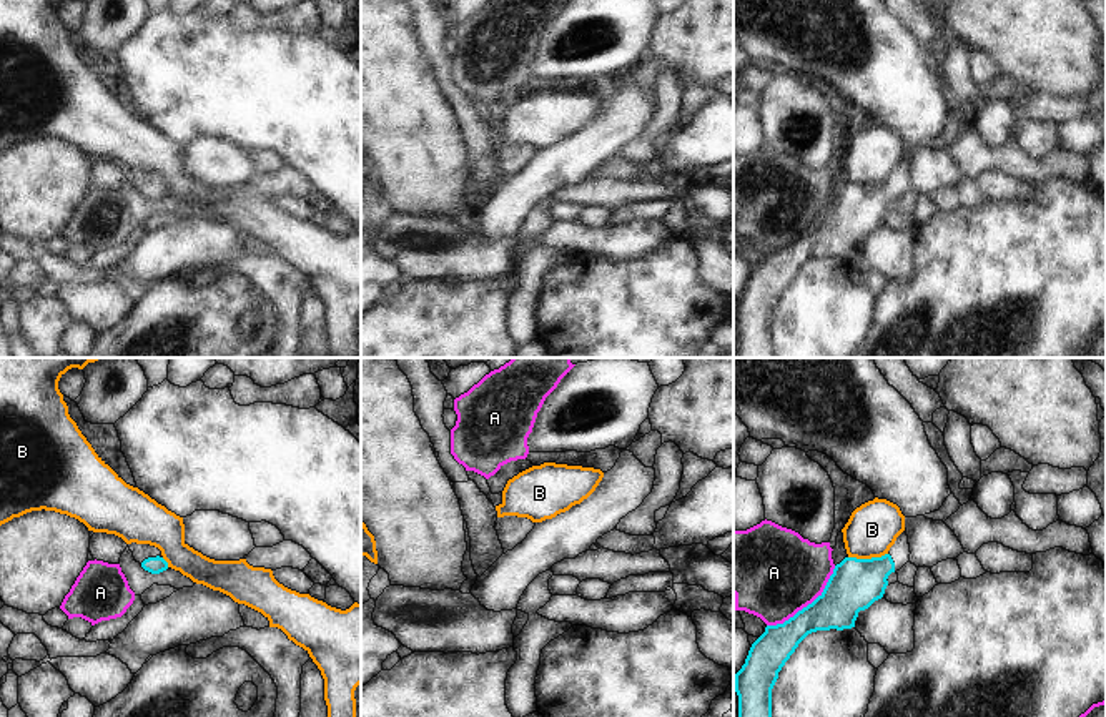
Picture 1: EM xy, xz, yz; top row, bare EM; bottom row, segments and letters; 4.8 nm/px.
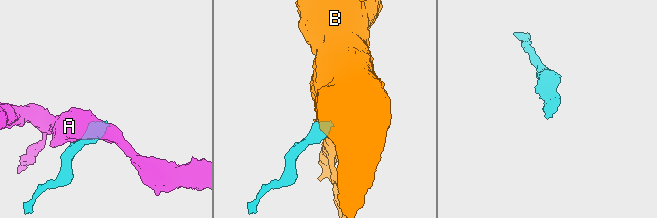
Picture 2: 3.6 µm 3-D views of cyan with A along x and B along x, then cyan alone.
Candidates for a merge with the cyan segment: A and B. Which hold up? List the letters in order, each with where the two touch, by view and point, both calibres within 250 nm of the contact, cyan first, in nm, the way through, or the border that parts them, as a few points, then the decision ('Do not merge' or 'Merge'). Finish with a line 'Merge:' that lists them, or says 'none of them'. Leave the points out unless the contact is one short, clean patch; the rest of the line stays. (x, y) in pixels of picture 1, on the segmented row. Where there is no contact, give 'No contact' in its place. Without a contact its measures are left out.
A: Touches cyan at yz (809, 604). Thickness 240 nm (cyan) against 440 nm. Do not merge
B: Touches cyan at yz (867, 559). Thickness 240 nm (cyan) against 240 nm. Boundary: yz (887, 553), (877, 558), (849, 558). Do not merge
Merge: none of them.

